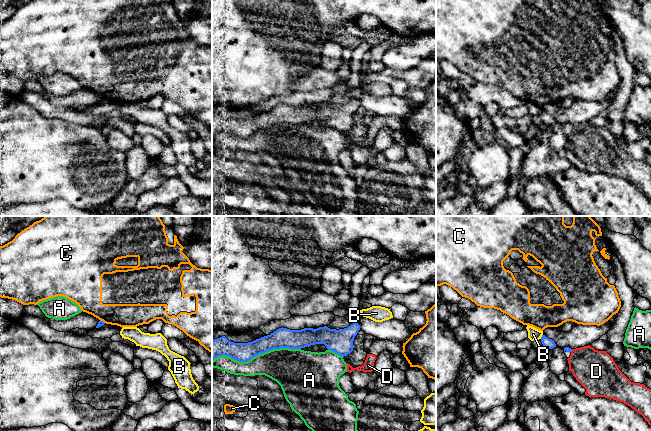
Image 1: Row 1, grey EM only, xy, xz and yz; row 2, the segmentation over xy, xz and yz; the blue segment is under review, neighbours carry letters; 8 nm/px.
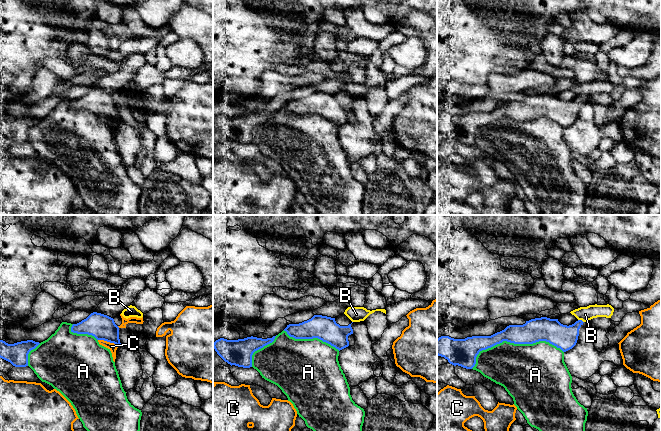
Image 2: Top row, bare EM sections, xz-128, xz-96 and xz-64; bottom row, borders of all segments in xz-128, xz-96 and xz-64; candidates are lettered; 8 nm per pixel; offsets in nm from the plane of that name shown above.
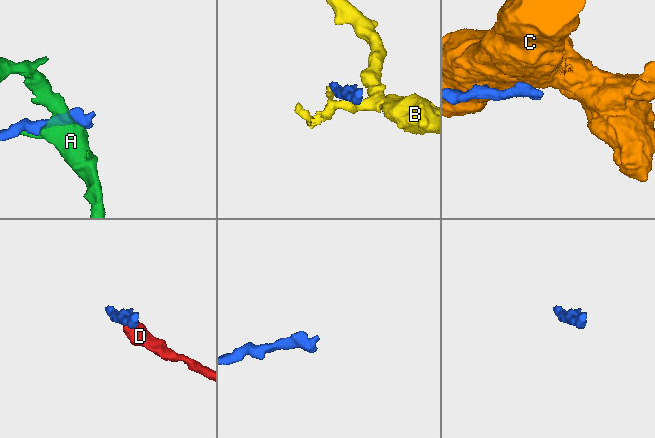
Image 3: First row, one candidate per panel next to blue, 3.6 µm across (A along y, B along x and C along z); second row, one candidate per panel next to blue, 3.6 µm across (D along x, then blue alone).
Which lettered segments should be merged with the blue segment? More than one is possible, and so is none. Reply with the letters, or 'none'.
none

